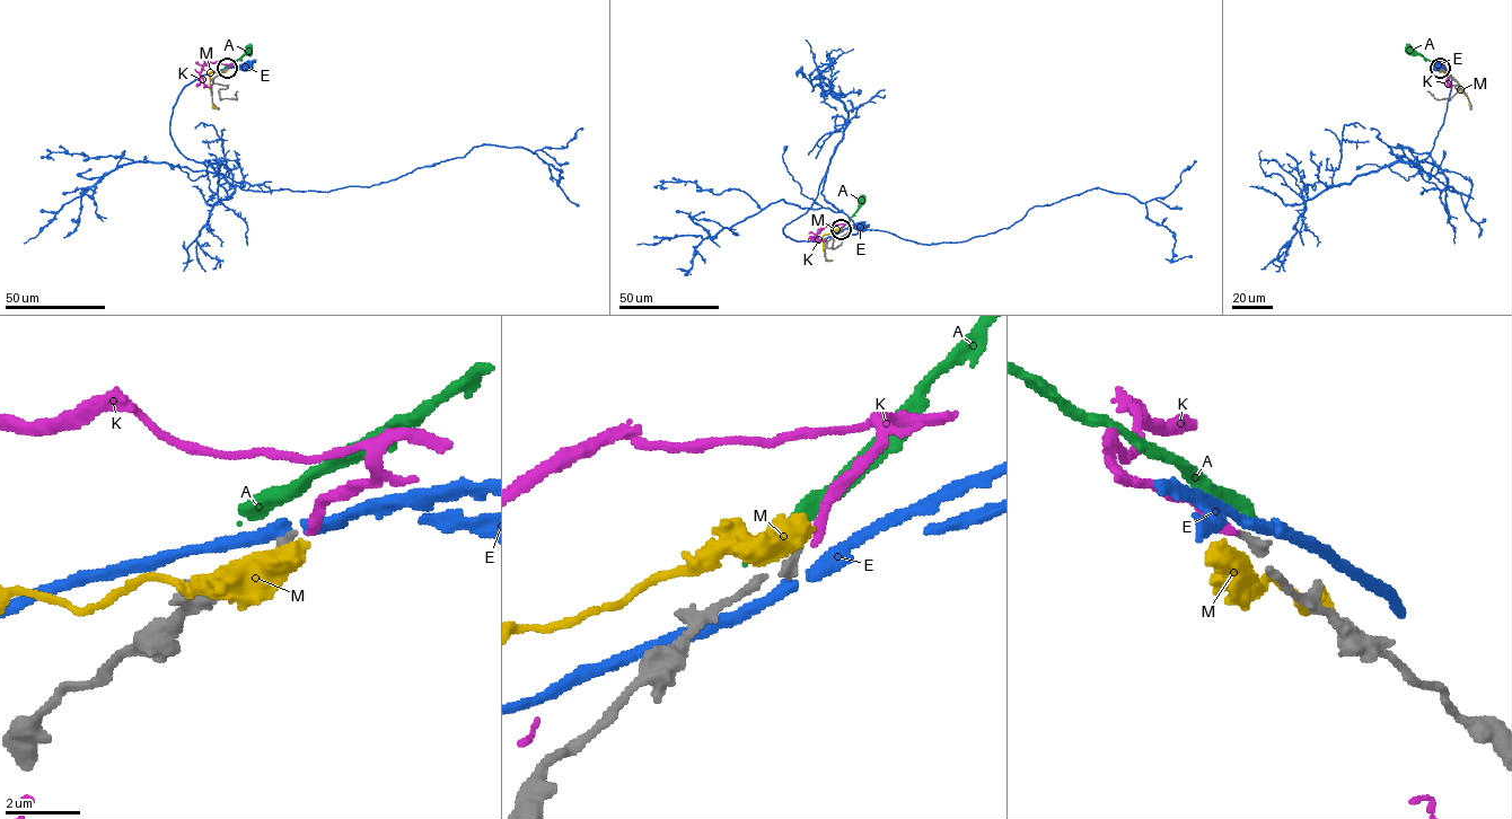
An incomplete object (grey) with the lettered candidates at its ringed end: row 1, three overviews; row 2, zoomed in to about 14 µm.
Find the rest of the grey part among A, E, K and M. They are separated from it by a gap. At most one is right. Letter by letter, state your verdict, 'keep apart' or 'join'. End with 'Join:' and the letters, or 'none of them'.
A: keep apart
E: keep apart
K: keep apart
M: keep apart
Join: none of them

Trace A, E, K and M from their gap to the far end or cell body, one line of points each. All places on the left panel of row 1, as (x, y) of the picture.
A: (226, 67), (247, 50)
E: (228, 68), (247, 67)
K: (228, 69), (230, 64), (208, 62), (200, 75), (204, 86), (213, 82)
M: (227, 69), (209, 73), (214, 108)

